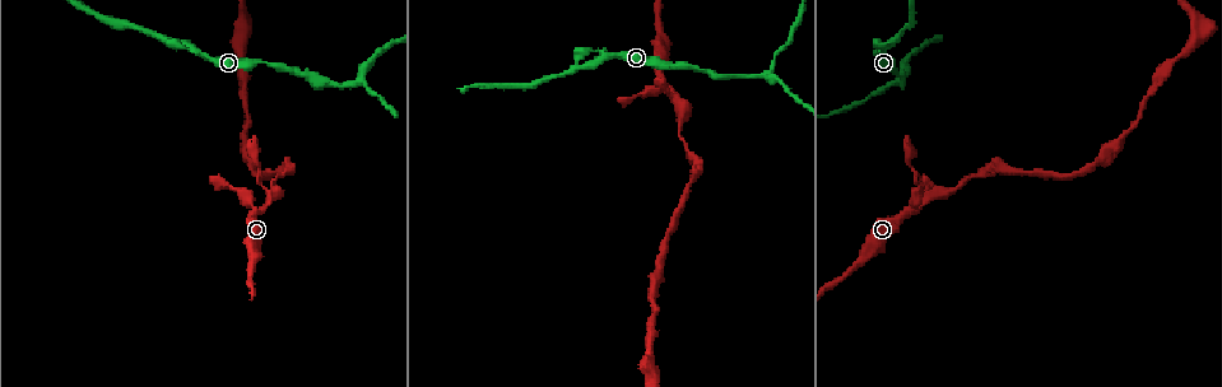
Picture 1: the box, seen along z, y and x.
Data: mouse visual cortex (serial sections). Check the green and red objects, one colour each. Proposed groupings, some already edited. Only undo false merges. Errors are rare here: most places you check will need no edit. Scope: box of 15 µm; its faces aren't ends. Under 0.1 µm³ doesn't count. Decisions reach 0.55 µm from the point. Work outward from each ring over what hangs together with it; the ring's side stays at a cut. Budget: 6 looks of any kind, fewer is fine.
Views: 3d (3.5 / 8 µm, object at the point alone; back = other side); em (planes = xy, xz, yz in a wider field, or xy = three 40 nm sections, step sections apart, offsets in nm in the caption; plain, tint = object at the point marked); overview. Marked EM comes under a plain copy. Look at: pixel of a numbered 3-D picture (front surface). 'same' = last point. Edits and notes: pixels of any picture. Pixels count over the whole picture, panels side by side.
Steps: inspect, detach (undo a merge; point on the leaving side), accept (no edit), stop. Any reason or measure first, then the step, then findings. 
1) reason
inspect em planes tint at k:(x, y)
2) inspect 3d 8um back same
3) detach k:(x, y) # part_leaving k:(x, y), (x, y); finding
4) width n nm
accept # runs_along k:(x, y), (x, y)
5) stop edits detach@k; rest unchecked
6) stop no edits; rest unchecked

three arms meet
inspect 3d 3.5um at 1:(896, 82)

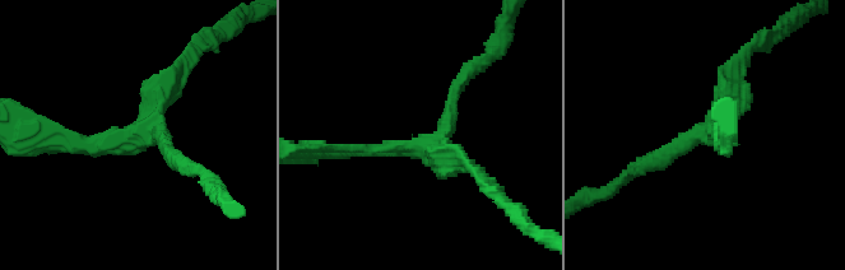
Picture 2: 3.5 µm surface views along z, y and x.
now the EM
inspect em xy step 3 tint at 2:(429, 145)

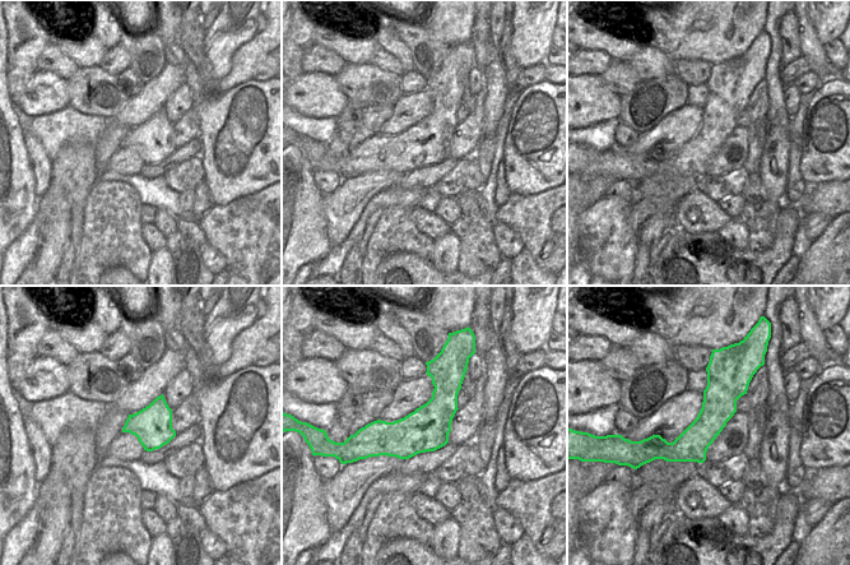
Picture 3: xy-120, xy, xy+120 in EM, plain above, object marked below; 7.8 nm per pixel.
accept # runs_along 2:(63, 139), (133, 139), (187, 60); continuous, no second cell

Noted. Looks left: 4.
sharp bend
inspect 3d 3.5um at 1:(928, 201)

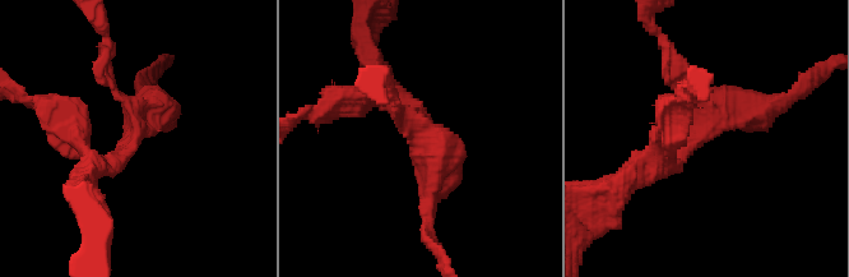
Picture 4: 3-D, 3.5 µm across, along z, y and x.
arms 3; arm_widths 100, 250, 250 nm; now the EM
inspect em xy step 2 tint at 4:(704, 128)

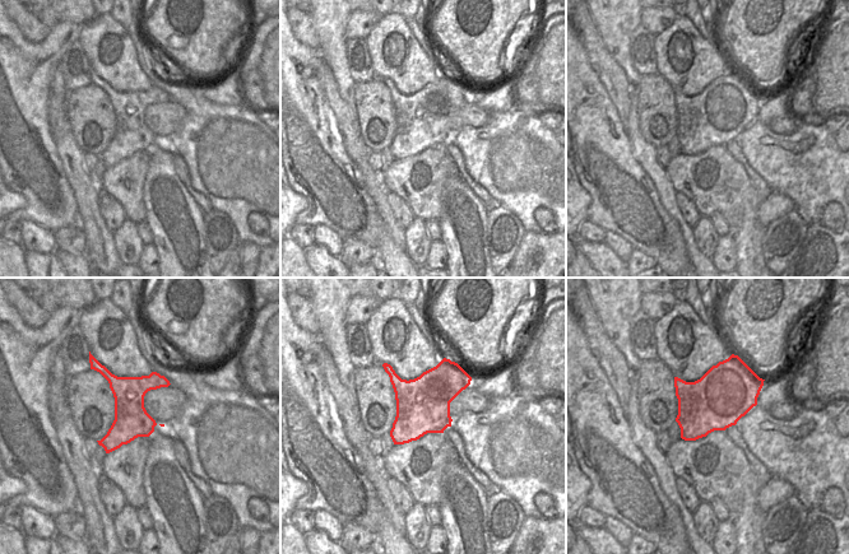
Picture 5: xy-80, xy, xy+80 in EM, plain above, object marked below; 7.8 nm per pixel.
cut it another way
inspect em xy step 3 tint same

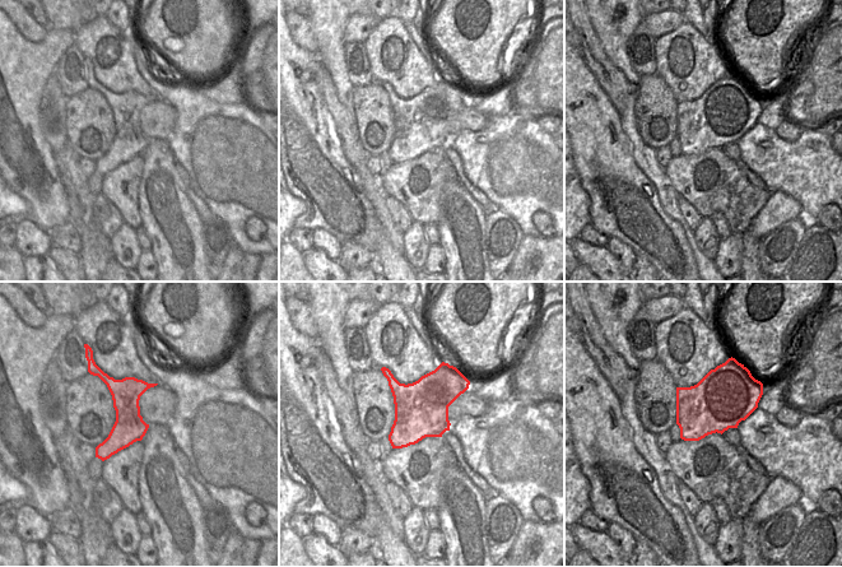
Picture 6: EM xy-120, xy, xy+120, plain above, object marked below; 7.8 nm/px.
accept # runs_along 4:(649, 167), (715, 116), (780, 101); all the same cell

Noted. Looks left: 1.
stop no edits; rest unchecked

